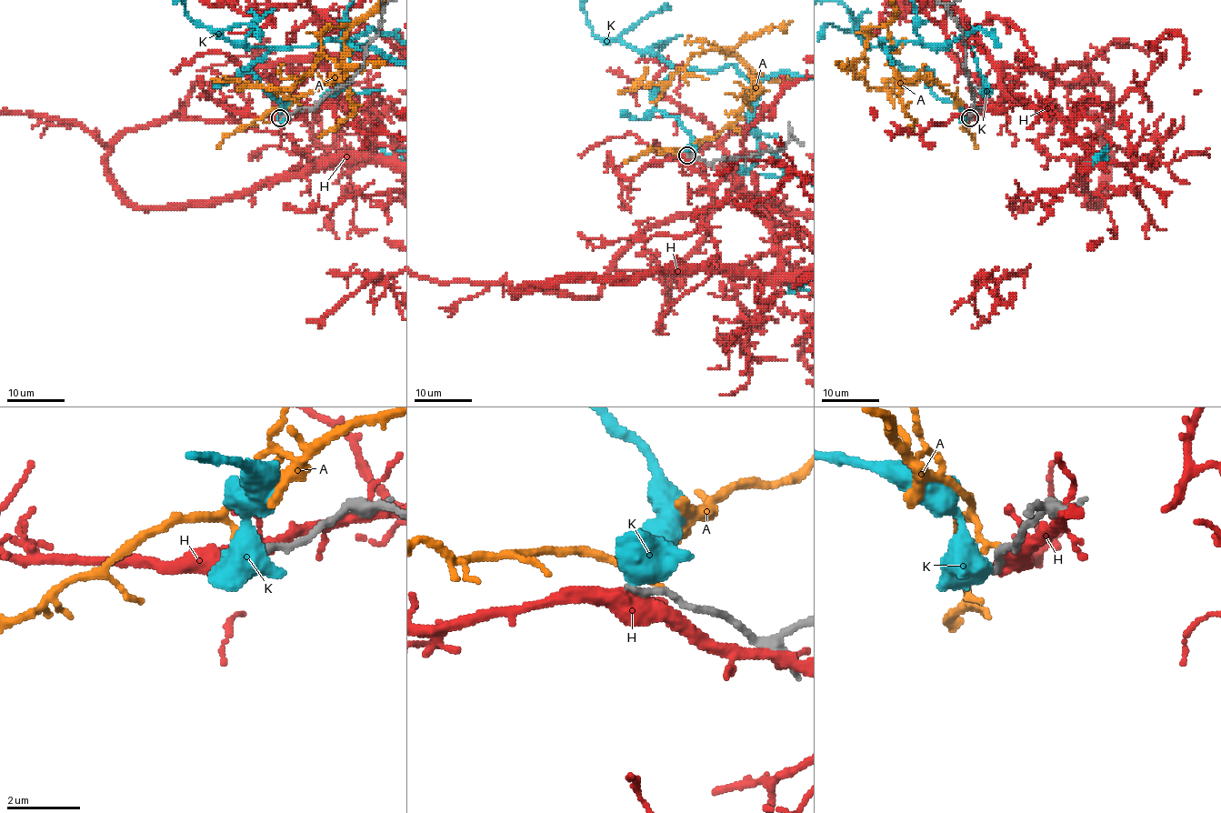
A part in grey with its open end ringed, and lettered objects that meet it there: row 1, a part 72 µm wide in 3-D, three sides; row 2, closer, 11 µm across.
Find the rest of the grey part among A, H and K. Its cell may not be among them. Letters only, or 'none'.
none

